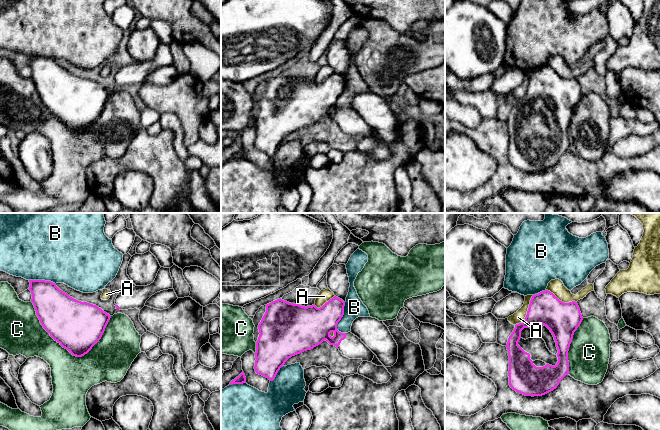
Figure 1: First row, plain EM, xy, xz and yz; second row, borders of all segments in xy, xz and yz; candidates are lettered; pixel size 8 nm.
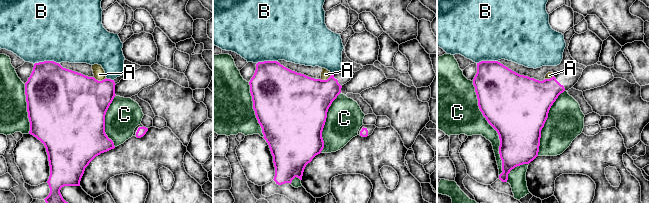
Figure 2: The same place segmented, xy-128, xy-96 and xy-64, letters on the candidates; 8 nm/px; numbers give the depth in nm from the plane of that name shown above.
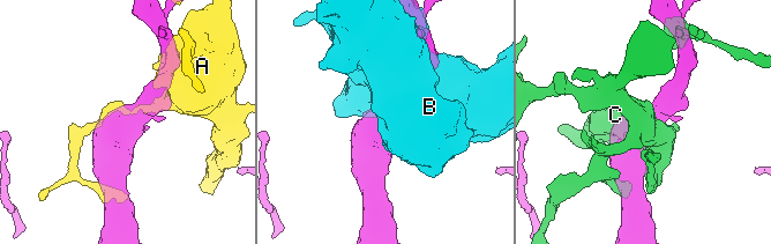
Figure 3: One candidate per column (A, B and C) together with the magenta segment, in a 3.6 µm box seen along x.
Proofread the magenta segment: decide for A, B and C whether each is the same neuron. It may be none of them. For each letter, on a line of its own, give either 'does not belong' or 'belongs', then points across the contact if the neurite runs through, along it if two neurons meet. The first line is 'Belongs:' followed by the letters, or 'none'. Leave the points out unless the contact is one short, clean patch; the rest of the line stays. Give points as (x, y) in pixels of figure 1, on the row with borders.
Belongs: none
A: does not belong
B: does not belong
C: does not belong

